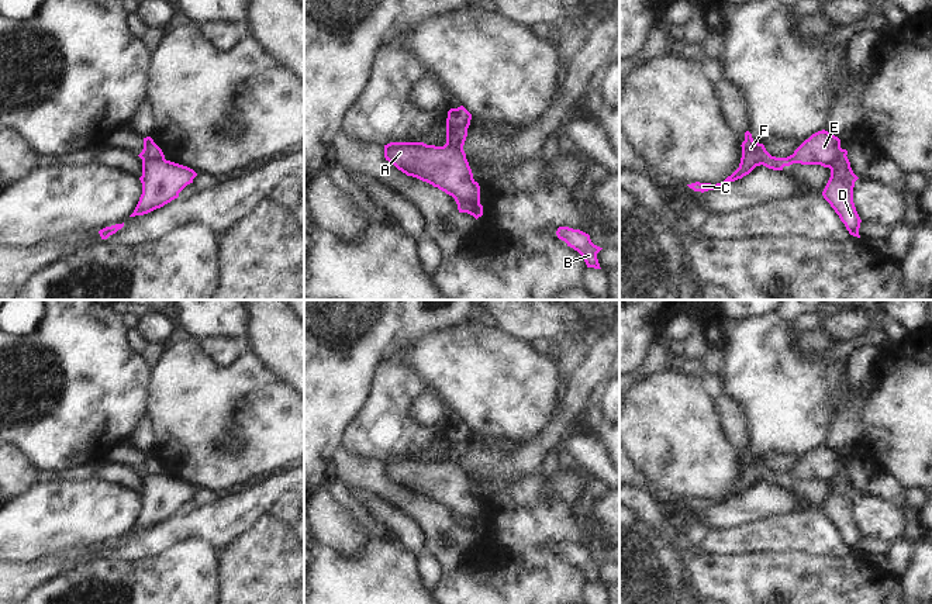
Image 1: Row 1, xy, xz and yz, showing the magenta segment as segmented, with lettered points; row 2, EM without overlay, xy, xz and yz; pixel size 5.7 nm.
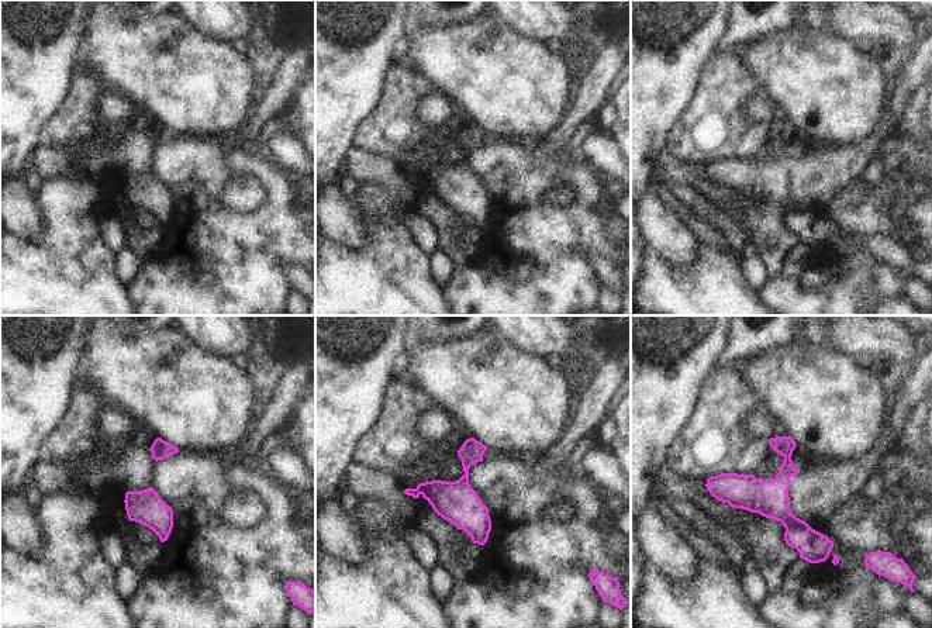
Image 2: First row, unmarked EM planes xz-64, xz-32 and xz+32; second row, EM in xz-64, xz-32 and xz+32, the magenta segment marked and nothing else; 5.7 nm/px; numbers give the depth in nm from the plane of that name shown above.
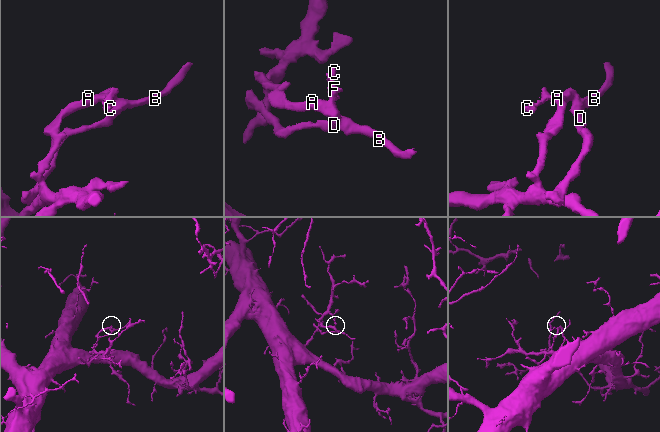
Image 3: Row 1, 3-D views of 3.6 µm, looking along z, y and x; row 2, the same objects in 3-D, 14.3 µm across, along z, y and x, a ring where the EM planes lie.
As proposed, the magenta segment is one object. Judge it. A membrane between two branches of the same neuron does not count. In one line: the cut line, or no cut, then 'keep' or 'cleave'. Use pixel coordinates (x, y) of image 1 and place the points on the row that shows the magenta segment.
xy (164, 158), (142, 161) | cleave

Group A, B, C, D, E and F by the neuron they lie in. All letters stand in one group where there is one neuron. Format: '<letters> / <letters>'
A C E F / B D

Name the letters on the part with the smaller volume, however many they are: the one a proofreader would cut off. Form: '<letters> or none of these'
B, D

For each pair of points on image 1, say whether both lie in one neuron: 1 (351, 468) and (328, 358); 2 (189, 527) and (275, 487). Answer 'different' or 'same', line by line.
1: different
2: same

